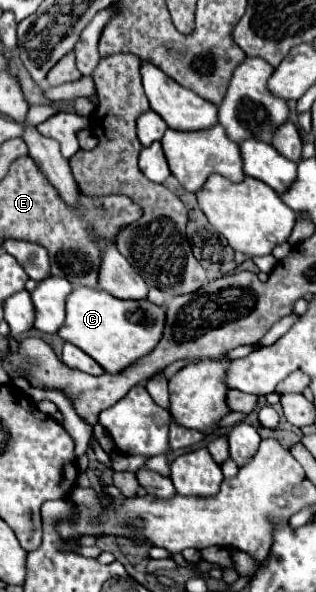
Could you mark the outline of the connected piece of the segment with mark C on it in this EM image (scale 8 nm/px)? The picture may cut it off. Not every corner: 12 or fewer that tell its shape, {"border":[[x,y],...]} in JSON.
{"border":[[79,286],[57,336],[107,372],[159,342],[165,308]]}

